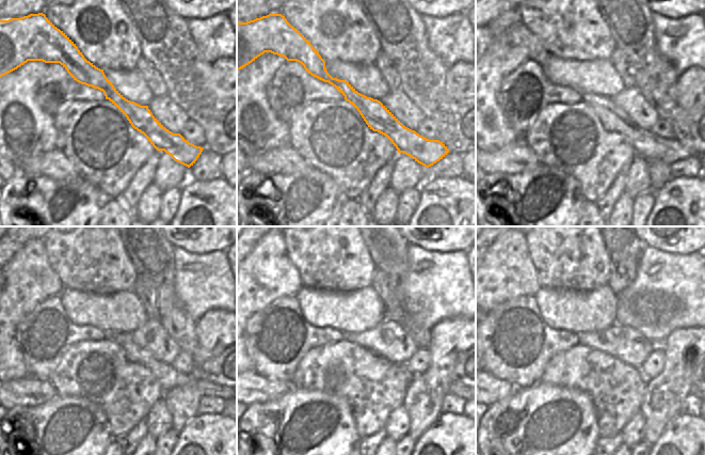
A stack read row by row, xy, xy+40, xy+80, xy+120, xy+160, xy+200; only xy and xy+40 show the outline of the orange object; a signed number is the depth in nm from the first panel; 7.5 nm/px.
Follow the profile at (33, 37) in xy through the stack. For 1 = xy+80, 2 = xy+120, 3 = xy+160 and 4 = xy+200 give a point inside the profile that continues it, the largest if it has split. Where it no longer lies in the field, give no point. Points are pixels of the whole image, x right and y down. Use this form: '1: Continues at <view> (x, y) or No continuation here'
1: Continues at xy+80 (645, 143)
2: Continues at xy+120 (167, 377)
3: Continues at xy+160 (453, 389)
4: Continues at xy+200 (692, 386)

